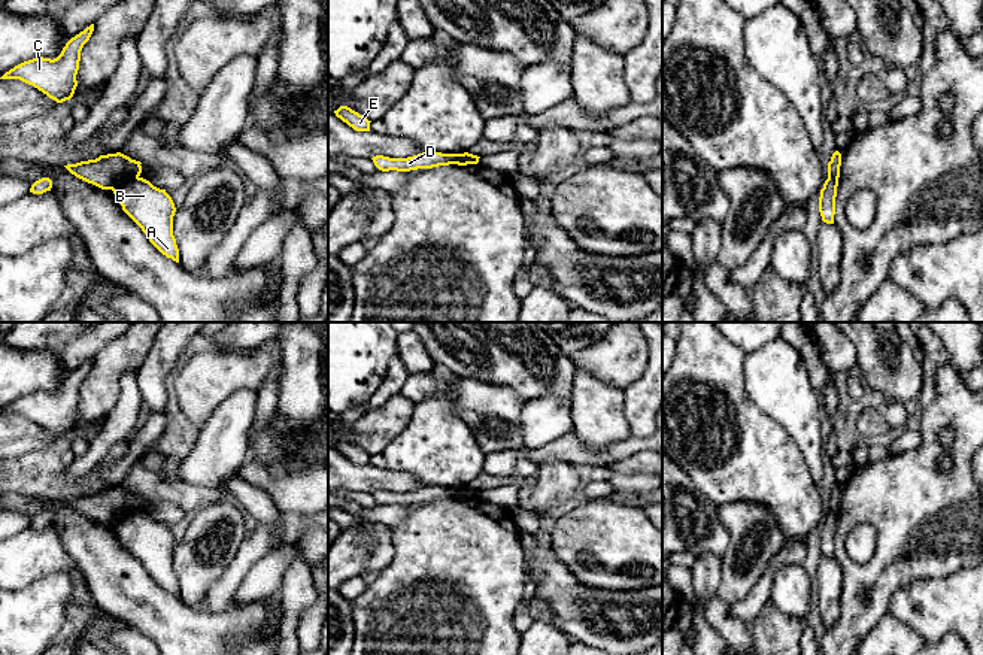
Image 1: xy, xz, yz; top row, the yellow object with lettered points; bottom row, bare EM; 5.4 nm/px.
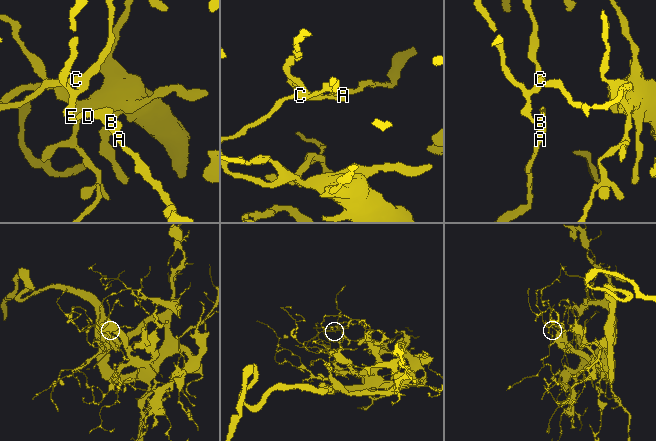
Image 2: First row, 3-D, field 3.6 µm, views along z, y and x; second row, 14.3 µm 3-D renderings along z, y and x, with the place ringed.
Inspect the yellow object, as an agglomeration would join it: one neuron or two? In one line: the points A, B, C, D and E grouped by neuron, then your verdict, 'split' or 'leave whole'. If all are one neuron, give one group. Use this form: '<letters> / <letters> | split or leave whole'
A B / C D E | split

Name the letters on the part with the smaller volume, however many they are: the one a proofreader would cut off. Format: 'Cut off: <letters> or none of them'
Cut off: A, B

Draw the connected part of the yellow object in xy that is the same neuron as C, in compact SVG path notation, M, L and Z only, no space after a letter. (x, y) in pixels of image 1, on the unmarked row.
M94 358L72 372L57 392L37 391L24 395L6 406L0 413L19 413L33 419L57 437L70 434L78 421L76 409L81 385L89 374L92 366Z

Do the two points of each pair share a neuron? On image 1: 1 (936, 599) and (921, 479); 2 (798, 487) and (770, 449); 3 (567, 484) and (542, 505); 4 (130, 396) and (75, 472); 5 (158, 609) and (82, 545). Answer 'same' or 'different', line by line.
1: different
2: same
3: same
4: same
5: same

